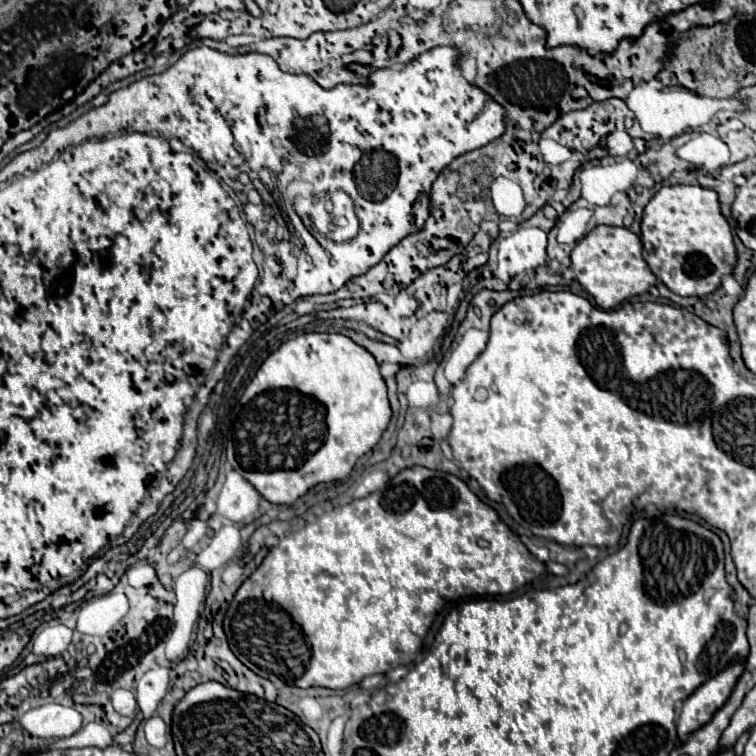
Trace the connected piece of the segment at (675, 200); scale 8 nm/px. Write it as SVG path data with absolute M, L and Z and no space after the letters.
M663 186L645 206L641 220L643 258L651 272L679 296L707 296L721 286L721 278L731 274L737 266L737 252L733 244L733 232L725 216L721 214L717 194L703 186Z

